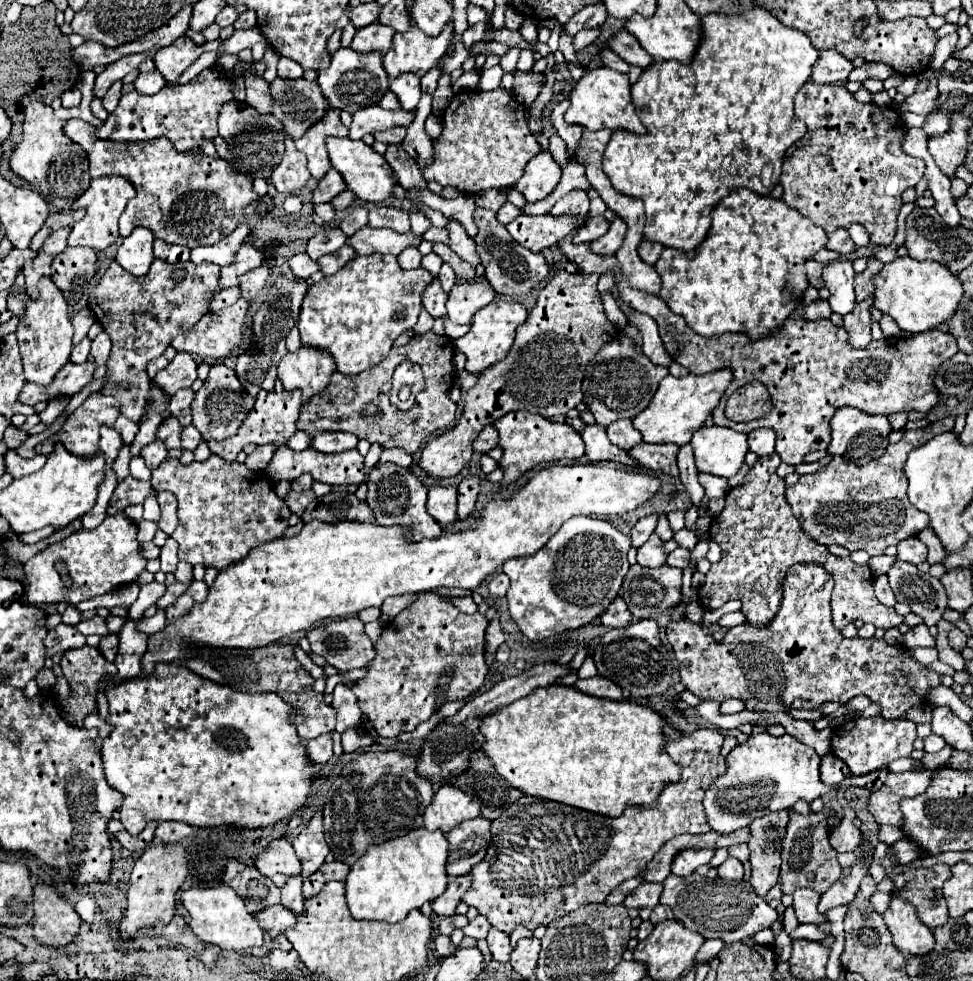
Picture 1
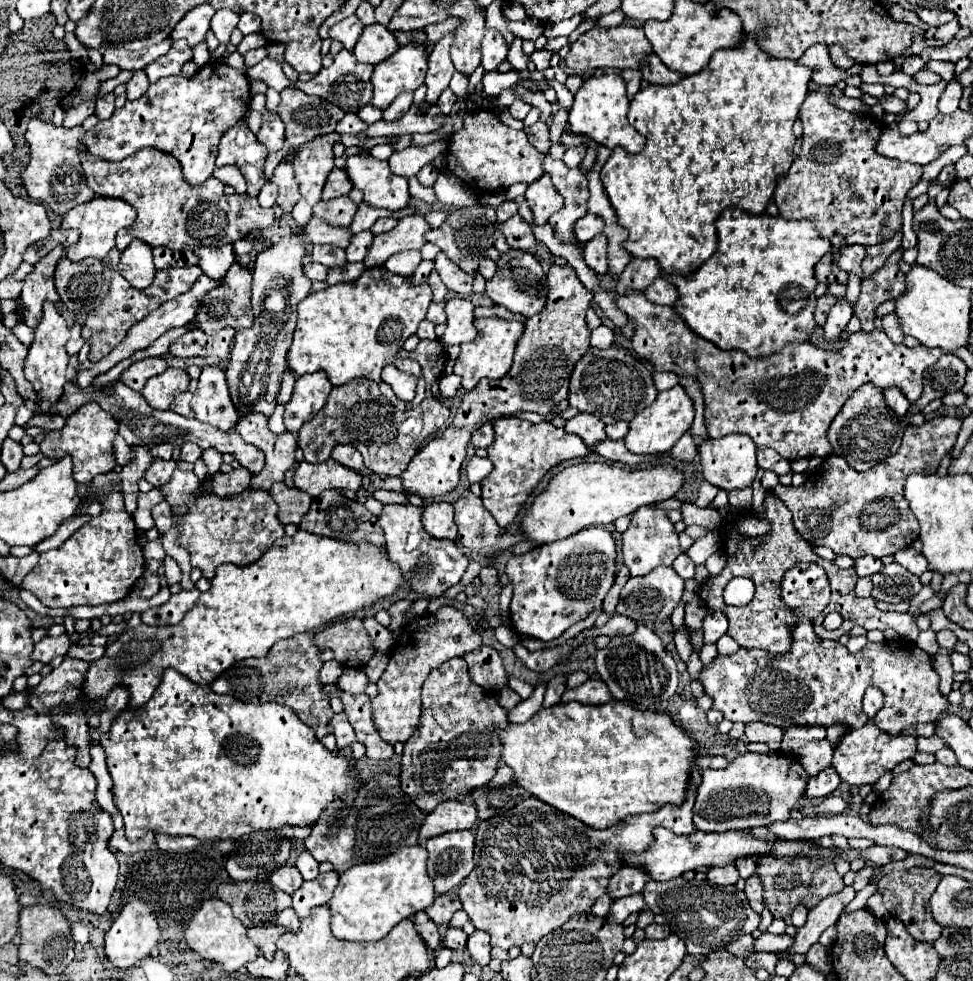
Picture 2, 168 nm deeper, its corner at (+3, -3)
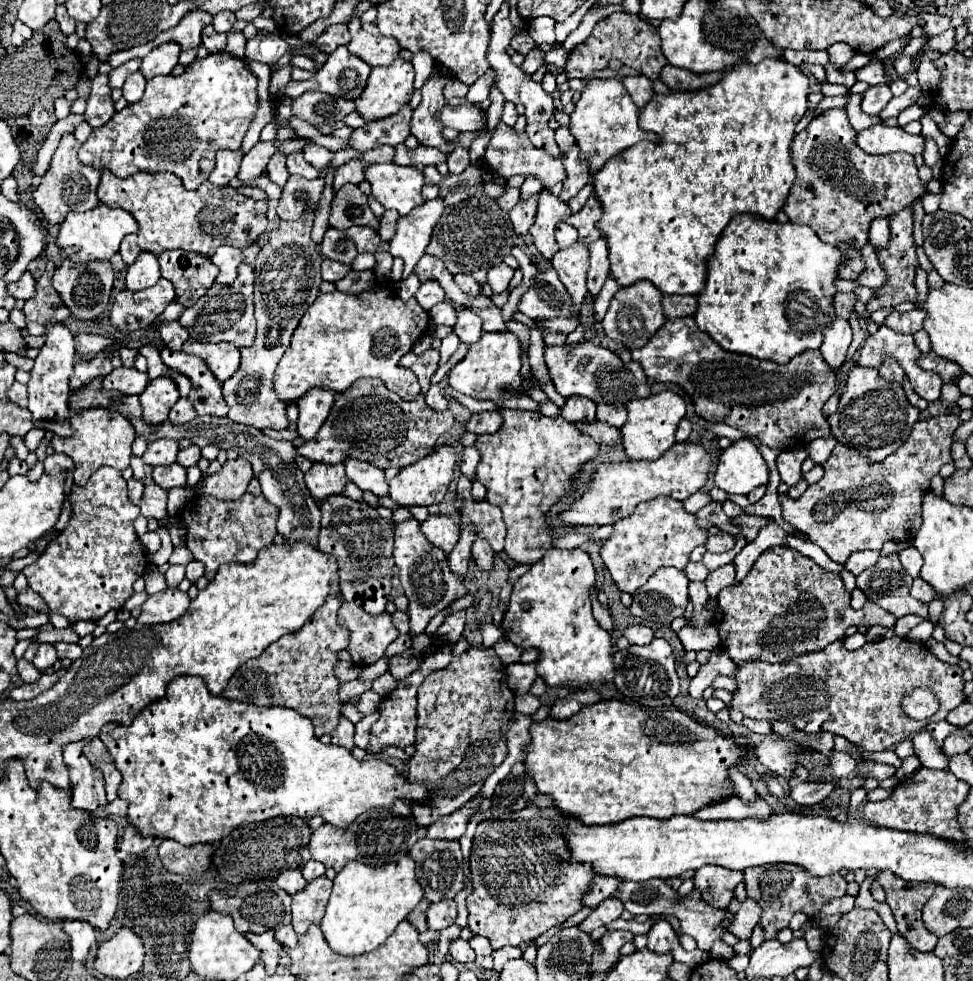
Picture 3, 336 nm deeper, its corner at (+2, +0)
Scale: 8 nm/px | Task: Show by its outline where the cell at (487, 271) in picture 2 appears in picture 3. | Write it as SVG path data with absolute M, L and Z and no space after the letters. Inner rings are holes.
M502 263L502 265L498 265L498 267L492 267L492 269L488 271L488 283L492 285L494 293L506 291L508 285L510 285L510 281L512 281L512 277L514 277L514 269L508 267L506 263Z

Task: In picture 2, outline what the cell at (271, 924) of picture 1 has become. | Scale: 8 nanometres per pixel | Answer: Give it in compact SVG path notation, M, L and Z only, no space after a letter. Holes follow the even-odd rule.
M253 926L249 928L249 938L255 942L257 948L263 950L265 958L271 960L275 954L275 942L283 932L283 926Z

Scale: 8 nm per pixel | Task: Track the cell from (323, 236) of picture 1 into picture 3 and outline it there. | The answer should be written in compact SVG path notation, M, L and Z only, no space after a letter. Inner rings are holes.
M332 227L324 235L324 241L320 245L320 253L322 253L322 257L334 259L340 263L350 263L358 255L354 241L350 241L350 237L344 231L338 231Z

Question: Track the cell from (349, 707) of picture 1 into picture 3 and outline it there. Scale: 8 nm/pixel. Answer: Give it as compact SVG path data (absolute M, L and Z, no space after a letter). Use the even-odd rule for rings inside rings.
M340 717L340 723L332 733L332 743L346 749L354 749L354 725L346 717Z

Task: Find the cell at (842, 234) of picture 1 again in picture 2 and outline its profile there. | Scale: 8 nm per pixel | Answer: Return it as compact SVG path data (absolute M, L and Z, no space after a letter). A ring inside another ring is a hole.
M851 244L851 246L841 246L833 260L837 260L837 266L843 268L845 272L853 272L853 274L861 276L861 260L863 258L865 258L865 246Z

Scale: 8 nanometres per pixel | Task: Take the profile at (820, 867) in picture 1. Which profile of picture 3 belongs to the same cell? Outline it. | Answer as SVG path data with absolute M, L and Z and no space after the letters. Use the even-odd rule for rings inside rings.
M760 865L750 867L744 871L744 885L746 885L746 897L758 901L762 909L762 917L758 925L764 929L764 939L776 939L778 931L788 927L794 913L806 913L810 919L818 915L822 905L830 903L836 897L846 895L846 879L842 875L826 875L826 877L810 877L802 867L798 865Z

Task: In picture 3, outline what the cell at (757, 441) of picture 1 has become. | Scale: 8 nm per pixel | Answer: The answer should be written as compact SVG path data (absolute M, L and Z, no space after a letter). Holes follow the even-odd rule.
M788 449L788 451L782 451L776 459L778 463L778 471L780 471L780 479L794 487L798 485L798 481L802 479L802 471L800 471L800 465L802 461L806 459L806 451L804 449Z

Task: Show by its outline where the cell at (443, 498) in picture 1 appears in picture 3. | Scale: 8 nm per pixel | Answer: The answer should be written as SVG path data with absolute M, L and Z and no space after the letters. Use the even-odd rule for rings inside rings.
M430 515L424 523L422 523L422 533L426 535L426 539L442 549L446 555L454 549L458 537L460 537L460 531L456 527L456 523L448 517L448 515Z

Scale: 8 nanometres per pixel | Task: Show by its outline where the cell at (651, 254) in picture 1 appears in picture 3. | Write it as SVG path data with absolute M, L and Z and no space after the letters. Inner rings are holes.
M638 281L638 285L620 289L614 295L610 309L602 321L602 329L610 341L622 345L628 351L634 351L642 349L642 345L646 345L650 337L654 337L654 333L664 325L664 321L666 317L662 311L662 293L658 293L658 289L650 285L650 281Z

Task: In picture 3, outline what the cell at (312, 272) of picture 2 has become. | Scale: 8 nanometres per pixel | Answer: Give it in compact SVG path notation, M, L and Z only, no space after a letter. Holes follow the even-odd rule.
M332 259L322 261L322 279L324 281L336 283L342 277L346 277L348 271L350 271L350 265L344 265L344 263L338 263L338 261L332 261Z

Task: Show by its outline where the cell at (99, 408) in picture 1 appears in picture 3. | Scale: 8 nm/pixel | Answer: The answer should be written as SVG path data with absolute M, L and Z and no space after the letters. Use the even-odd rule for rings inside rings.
M96 407L96 409L86 409L80 415L72 417L70 423L72 423L72 435L68 439L54 437L52 447L56 453L66 453L68 457L72 457L76 485L86 485L90 473L94 473L104 465L110 465L118 471L124 471L126 467L130 467L132 443L136 439L136 431L130 425L130 421L126 421L126 417L110 409Z

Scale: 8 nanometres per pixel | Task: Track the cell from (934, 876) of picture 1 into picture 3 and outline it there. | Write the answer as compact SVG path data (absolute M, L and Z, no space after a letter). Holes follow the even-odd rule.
M880 871L876 875L880 885L886 891L886 903L892 907L892 913L898 923L898 933L908 941L916 951L928 953L934 951L938 937L926 931L922 923L922 907L934 893L934 883L910 883L896 877L890 871Z

